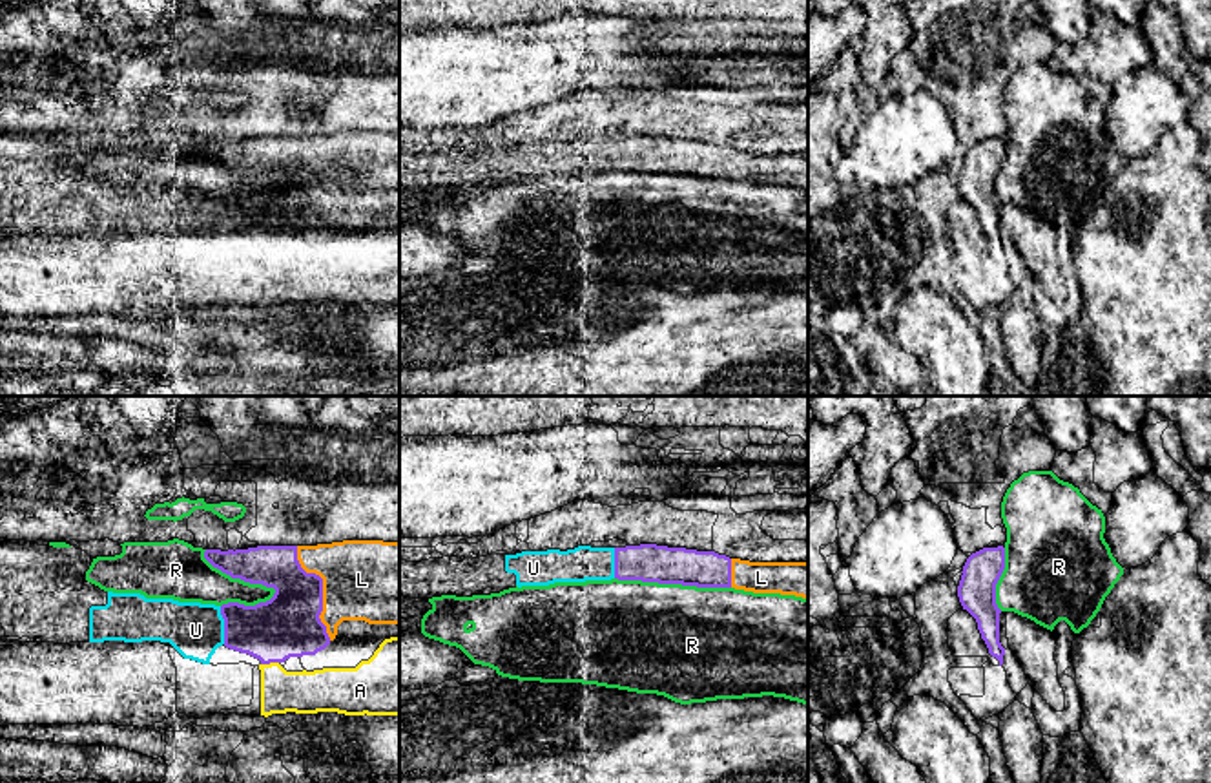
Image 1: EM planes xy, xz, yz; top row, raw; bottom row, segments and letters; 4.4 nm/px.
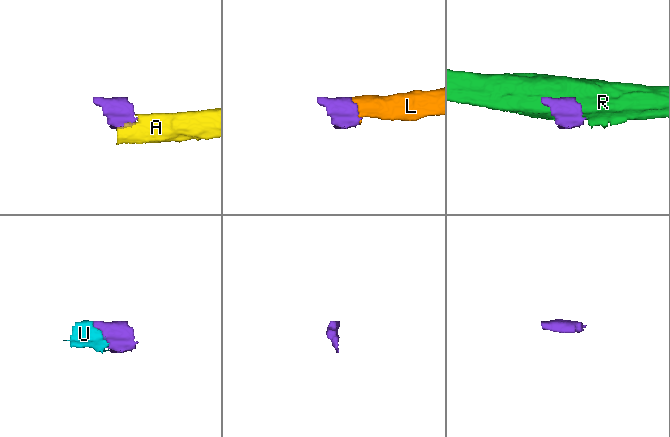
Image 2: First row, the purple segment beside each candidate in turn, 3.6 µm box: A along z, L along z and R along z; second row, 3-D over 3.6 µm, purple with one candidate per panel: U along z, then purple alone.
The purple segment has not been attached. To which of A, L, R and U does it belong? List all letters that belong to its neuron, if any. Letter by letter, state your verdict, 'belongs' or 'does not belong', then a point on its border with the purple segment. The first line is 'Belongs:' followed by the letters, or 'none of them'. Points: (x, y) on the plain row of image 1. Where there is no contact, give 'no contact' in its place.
Belongs: L, U
A: does not belong | xy (269, 254)
L: belongs | xy (321, 181)
R: does not belong | xy (239, 168)
U: belongs | xy (225, 216)

